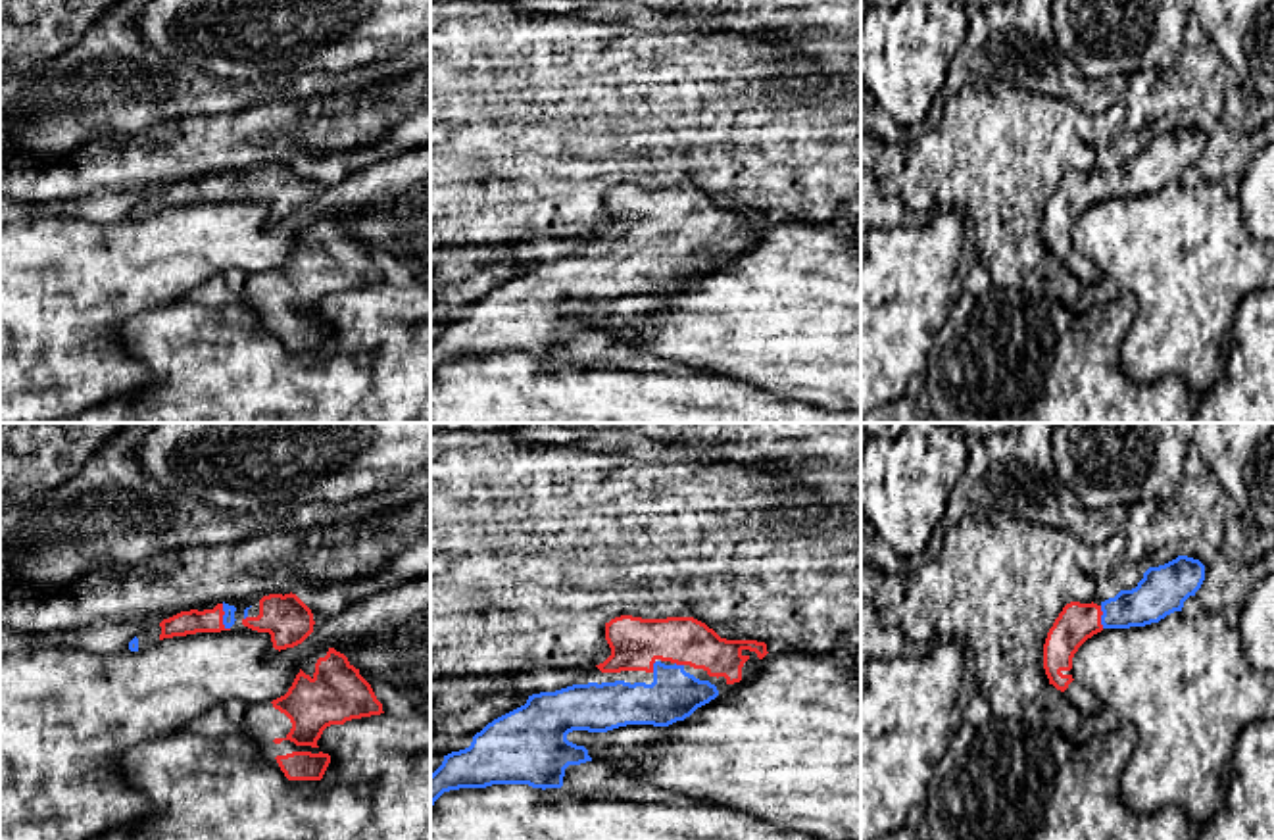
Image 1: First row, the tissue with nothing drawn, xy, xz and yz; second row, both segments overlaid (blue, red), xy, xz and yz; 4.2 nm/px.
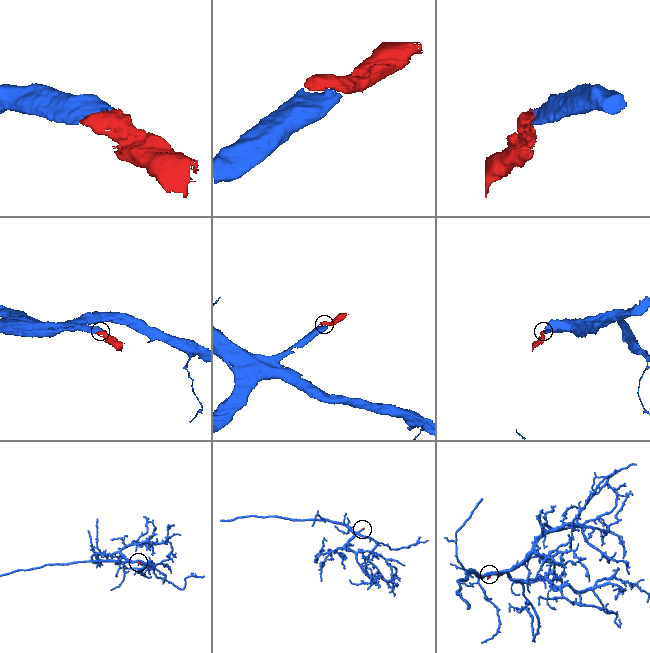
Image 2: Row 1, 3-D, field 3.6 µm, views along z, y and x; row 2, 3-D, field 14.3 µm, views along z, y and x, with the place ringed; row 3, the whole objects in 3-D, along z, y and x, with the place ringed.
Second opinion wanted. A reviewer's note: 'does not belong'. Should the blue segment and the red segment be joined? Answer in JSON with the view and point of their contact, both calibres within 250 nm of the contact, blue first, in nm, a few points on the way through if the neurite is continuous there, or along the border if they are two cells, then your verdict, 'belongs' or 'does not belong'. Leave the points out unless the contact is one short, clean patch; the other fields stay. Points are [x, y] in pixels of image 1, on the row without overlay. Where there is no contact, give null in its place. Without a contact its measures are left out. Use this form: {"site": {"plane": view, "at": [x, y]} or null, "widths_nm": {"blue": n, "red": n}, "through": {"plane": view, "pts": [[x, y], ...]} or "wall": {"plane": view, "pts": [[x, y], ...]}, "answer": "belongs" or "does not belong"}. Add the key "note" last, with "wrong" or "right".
{"site": {"plane": "xy", "at": [223, 187]}, "widths_nm": {"blue": 50, "red": 100}, "answer": "belongs", "note": "wrong"}

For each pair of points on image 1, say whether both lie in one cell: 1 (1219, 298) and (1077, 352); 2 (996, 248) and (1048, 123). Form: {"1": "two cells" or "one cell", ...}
{"1": "two cells", "2": "one cell"}

